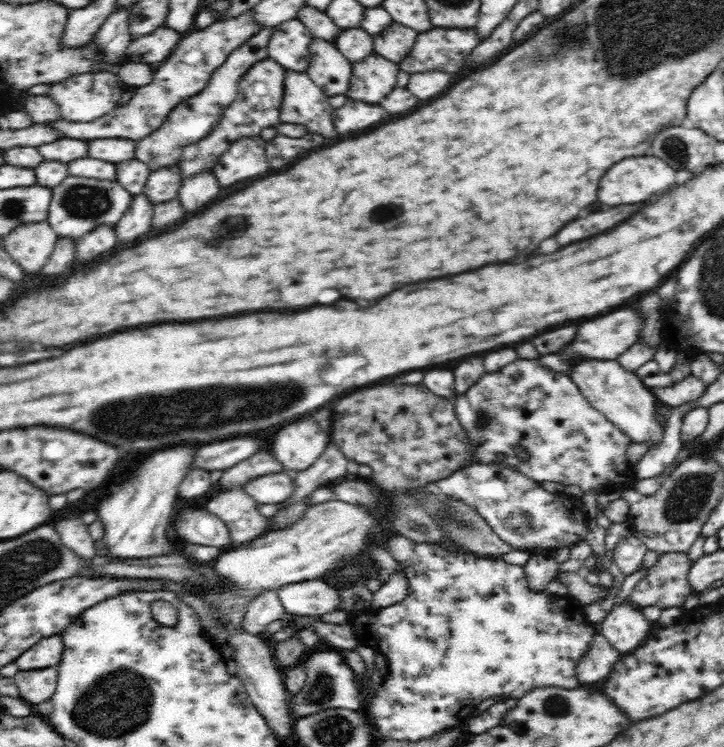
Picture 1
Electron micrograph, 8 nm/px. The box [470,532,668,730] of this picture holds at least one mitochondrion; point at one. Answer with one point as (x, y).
(556, 706)

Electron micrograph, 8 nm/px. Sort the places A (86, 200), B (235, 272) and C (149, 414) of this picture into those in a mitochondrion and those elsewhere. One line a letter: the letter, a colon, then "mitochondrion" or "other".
A: mitochondrion
B: other
C: mitochondrion

